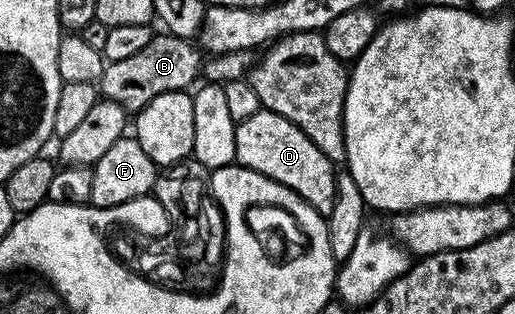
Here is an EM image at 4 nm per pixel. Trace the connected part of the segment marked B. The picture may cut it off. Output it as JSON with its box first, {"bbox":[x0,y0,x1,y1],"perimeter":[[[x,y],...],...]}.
{"bbox":[100,35,204,115],"perimeter":[[[155,35],[144,47],[144,51],[132,55],[128,59],[109,62],[103,68],[100,82],[100,93],[105,100],[114,101],[126,109],[127,114],[136,115],[156,95],[165,93],[180,93],[189,90],[190,84],[200,77],[204,60],[203,54],[197,48],[193,49],[191,42],[184,37]]]}

